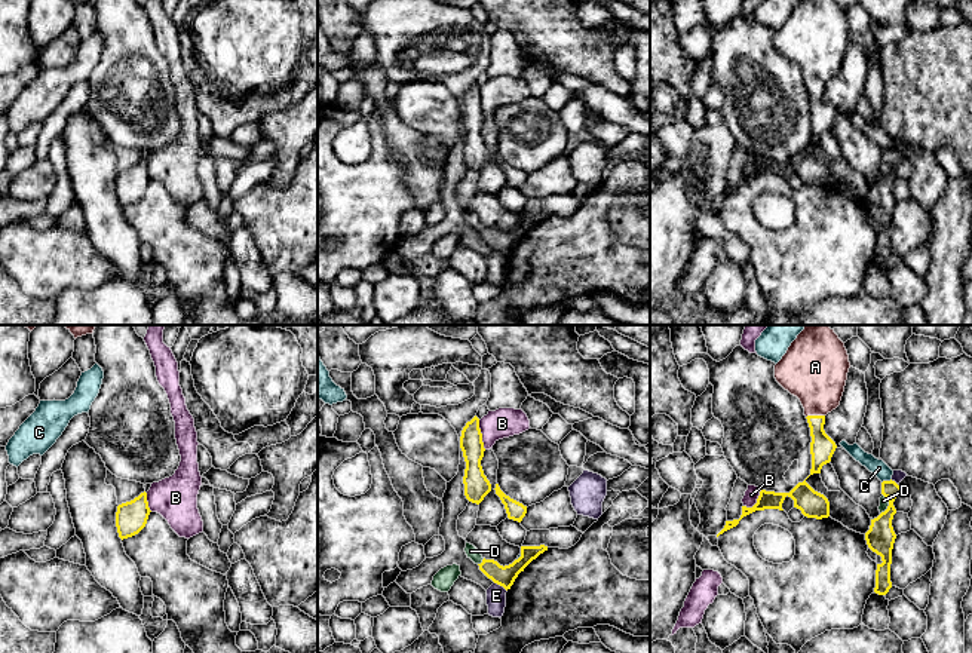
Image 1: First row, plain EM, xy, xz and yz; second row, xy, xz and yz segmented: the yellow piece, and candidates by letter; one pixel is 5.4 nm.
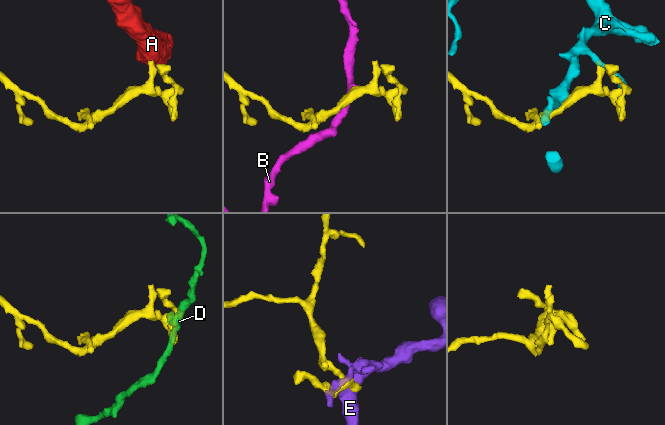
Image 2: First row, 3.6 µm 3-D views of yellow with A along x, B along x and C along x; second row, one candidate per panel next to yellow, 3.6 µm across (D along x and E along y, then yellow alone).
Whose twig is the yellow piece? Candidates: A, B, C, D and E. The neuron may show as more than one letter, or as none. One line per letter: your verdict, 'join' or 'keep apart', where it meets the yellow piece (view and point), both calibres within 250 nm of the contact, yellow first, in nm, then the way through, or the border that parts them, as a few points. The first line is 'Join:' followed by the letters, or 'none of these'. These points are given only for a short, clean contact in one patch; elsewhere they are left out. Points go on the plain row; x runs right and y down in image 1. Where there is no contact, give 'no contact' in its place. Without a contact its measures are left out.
Join: B
A: keep apart; meets yellow in yz at (815, 83); 140 nm thick on the yellow side, 360 nm on the other
B: join; meets yellow in xz at (481, 103); 130 nm thick on the yellow side, 160 nm on the other
C: keep apart; meets yellow in yz at (886, 149); 110 nm thick on the yellow side, 90 nm on the other
D: keep apart; meets yellow in xz at (483, 229); 110 nm thick on the yellow side, 70 nm on the other; border along xz (484, 226), (478, 232)
E: keep apart; meets yellow in xz at (500, 253); 110 nm thick on the yellow side, 110 nm on the other; border along xz (494, 250), (506, 258)

